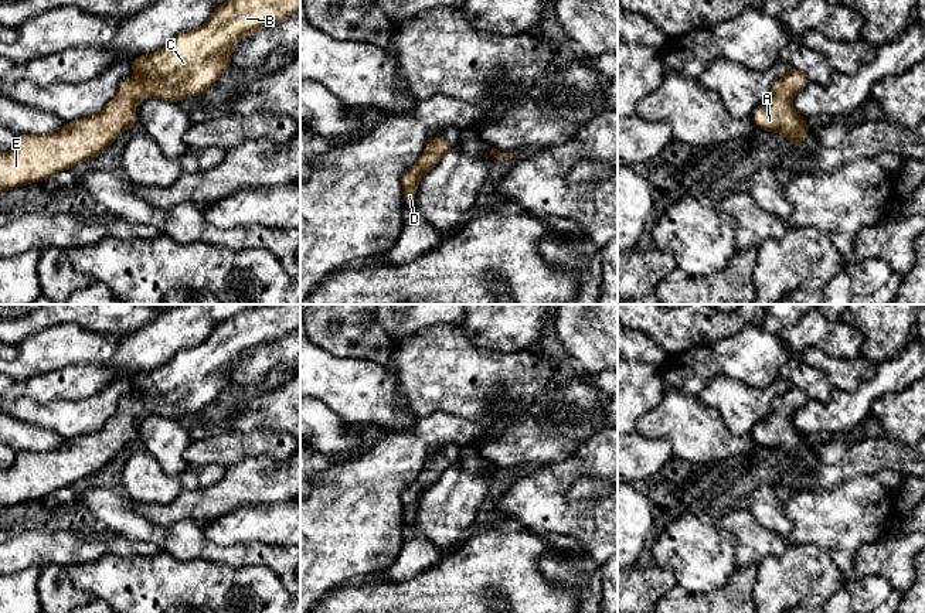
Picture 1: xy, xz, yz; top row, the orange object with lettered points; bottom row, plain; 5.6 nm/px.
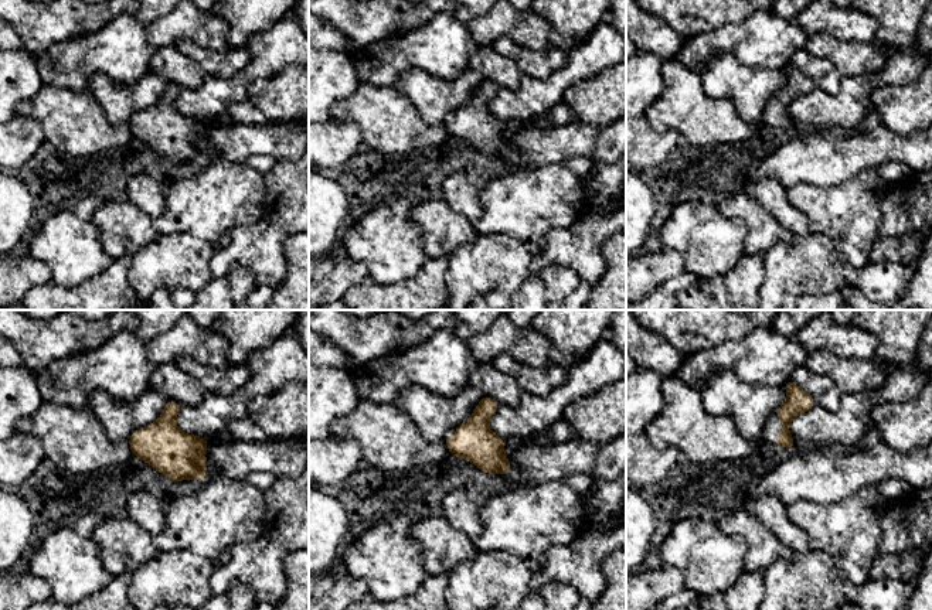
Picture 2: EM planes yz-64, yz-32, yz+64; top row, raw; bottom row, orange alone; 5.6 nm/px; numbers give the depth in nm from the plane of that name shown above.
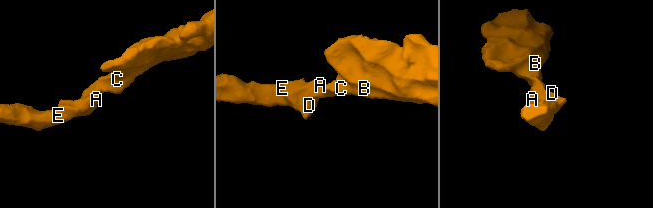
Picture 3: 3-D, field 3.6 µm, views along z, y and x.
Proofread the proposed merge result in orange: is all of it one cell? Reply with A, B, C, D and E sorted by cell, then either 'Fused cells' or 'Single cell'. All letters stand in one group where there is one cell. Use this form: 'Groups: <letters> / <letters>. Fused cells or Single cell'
Groups: A B C D E. Single cell

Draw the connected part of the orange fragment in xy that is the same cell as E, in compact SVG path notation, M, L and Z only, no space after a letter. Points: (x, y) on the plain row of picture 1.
M259 304L220 321L197 347L183 350L161 367L130 378L136 392L120 399L118 413L99 432L67 439L58 450L18 452L13 467L0 471L0 510L47 497L61 487L99 473L129 443L137 442L137 419L159 415L177 420L186 413L200 413L231 384L229 375L238 358L299 330L300 304Z

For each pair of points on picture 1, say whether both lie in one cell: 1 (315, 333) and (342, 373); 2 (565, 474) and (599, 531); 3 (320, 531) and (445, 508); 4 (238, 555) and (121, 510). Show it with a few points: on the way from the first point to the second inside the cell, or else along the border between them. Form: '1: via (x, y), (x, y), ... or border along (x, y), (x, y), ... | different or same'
1: border along (315, 343), (336, 356), (361, 358) | different
2: via (561, 490), (561, 499), (584, 520) | same
3: border along (403, 520), (404, 533) | different
4: via (208, 551), (184, 540), (150, 533) | same

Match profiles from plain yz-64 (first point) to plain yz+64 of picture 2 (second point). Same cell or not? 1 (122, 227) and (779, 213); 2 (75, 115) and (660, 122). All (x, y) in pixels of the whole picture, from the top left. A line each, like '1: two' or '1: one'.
1: two
2: one

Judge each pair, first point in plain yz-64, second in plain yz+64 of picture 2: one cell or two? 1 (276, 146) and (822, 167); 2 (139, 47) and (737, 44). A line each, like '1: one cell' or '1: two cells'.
1: one cell
2: one cell

